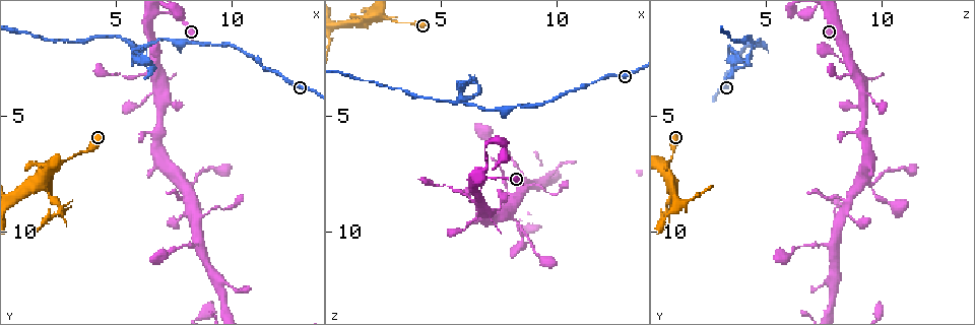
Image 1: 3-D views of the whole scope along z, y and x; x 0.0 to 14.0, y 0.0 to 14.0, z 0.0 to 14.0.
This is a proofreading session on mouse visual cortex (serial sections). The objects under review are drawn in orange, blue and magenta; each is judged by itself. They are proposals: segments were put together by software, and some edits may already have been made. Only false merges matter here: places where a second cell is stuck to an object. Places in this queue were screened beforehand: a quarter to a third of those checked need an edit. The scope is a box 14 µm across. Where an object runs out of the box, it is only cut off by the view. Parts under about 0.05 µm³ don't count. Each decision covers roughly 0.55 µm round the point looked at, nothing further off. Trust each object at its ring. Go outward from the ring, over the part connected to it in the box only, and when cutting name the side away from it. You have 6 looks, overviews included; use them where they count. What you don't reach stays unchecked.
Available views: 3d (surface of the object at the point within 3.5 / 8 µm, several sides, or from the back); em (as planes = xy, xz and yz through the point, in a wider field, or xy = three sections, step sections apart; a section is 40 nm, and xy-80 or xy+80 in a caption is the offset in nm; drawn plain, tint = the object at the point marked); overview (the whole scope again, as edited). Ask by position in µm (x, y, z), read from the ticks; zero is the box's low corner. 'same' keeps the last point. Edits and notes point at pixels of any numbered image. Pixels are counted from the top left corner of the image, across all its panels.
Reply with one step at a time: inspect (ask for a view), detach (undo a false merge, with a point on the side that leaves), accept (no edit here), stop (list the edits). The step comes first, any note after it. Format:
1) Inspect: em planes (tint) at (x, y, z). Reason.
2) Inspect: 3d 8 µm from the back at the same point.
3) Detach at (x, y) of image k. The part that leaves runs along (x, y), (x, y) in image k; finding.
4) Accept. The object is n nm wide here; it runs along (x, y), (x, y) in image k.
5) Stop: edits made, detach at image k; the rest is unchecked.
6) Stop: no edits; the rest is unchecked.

Inspect: 3d 3.5 µm at (6.0, 2.0, 4.4). Branch point.

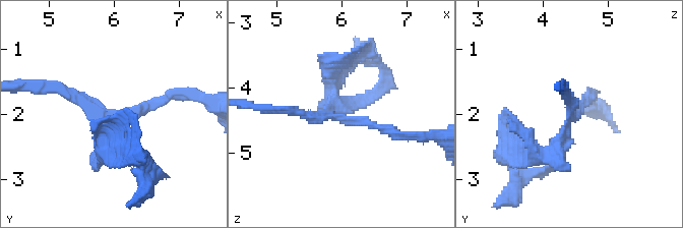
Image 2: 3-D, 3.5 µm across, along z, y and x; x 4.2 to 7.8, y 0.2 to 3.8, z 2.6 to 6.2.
Inspect: em xy step 2 (tint) at (6.00, 2.00, 4.45). 3 arms meet here; the arms are 150, 150, 200 nm wide.

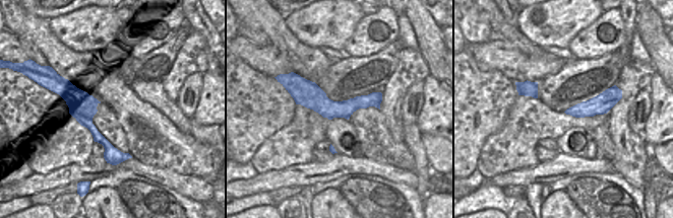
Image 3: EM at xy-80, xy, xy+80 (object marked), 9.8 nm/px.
Inspect: em planes (tint) at the same point.

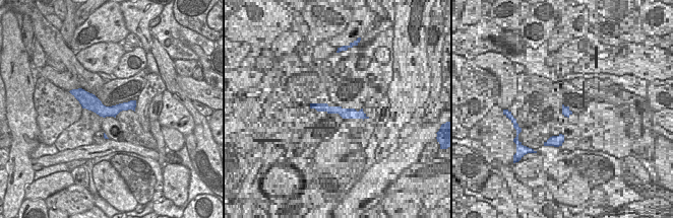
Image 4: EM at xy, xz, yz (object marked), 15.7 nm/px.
Detach at (560, 154) of image 2. The part that leaves runs along (570, 119), (552, 148), (510, 166) in image 2; two cells meet here.

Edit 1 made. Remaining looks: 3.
Inspect: 3d 3.5 µm at (6.2, 3.2, 8.4). A narrow waist.

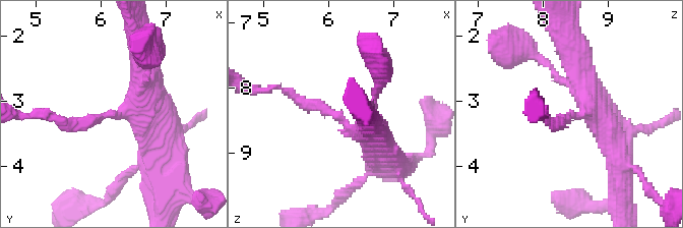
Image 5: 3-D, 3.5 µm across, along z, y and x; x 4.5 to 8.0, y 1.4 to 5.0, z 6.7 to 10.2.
Inspect: em xy step 2 (tint) at (6.10, 3.20, 8.45). The arms are 150, 400 nm wide; need the tissue.

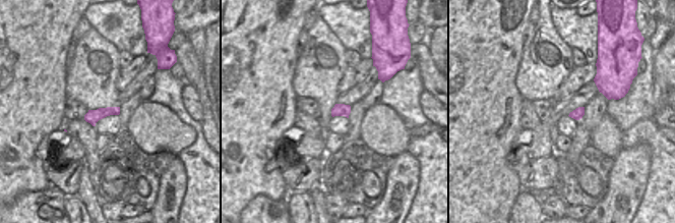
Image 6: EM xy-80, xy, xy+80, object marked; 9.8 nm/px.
Accept. It runs along (145, 78), (145, 101), (118, 116), (49, 119) in image 5; all the same cell.

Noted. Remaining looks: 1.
Stop: edits made, detach at image 2; the rest is unchecked.

